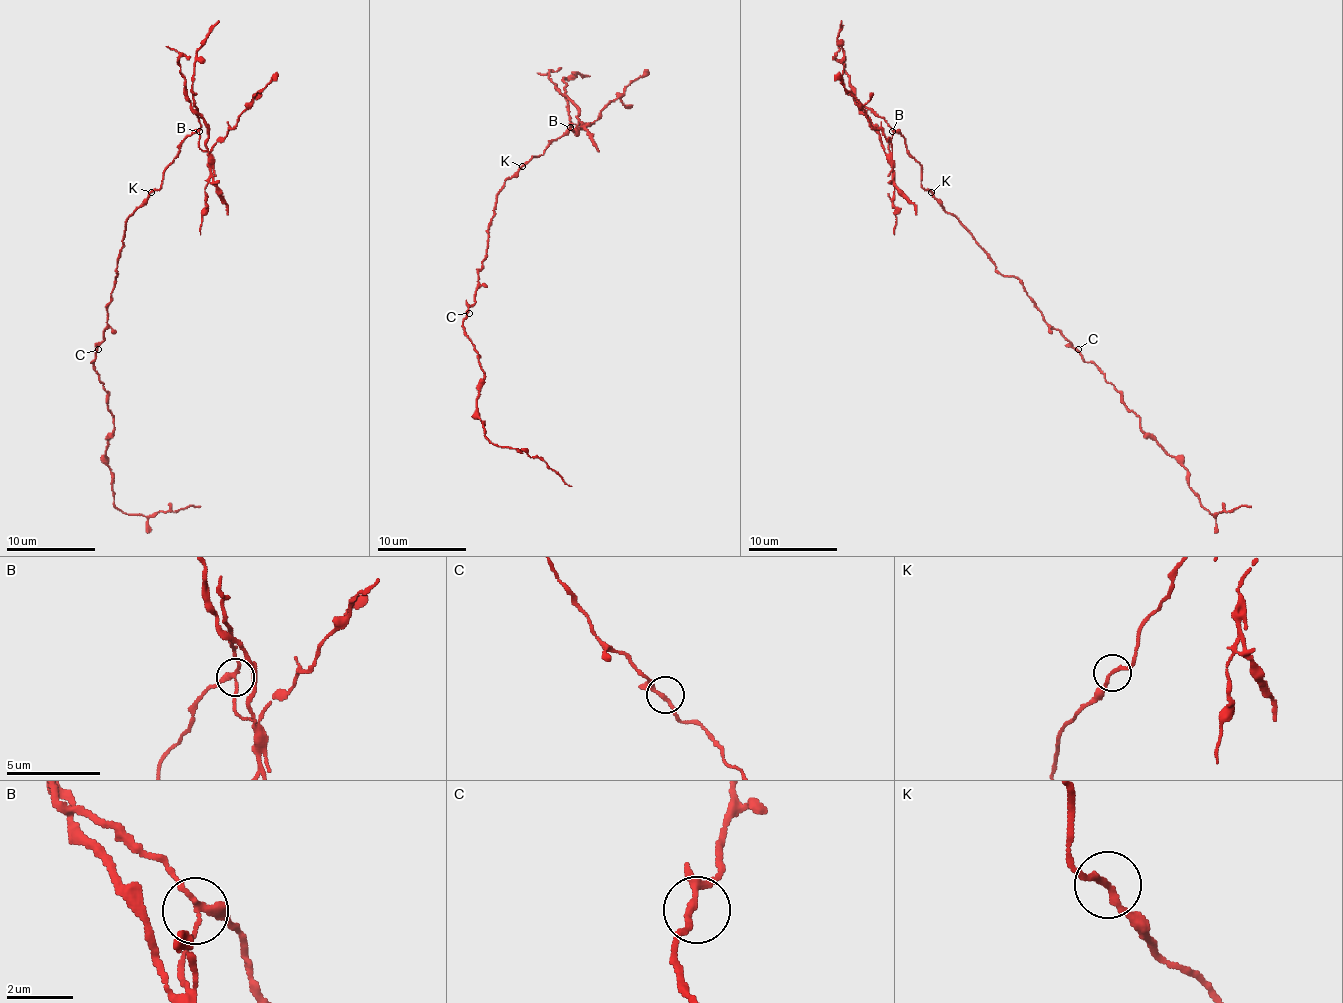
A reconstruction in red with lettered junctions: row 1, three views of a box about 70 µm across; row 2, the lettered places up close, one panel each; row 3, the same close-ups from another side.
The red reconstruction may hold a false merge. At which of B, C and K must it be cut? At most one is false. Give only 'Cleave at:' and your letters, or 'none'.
Cleave at: B

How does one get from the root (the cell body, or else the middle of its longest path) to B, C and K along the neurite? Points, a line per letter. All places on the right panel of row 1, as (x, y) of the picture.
B: (1027, 294), (1022, 283), (1004, 276), (976, 238), (920, 183), (920, 163), (909, 152), (905, 139), (891, 132)
C: (1027, 294), (1042, 318), (1078, 349)
K: (1027, 294), (1018, 278), (1004, 276), (996, 267), (989, 254), (931, 192)

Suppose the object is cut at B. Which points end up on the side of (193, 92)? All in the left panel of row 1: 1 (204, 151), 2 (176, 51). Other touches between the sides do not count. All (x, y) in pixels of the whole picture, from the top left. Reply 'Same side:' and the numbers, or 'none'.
Same side: none

